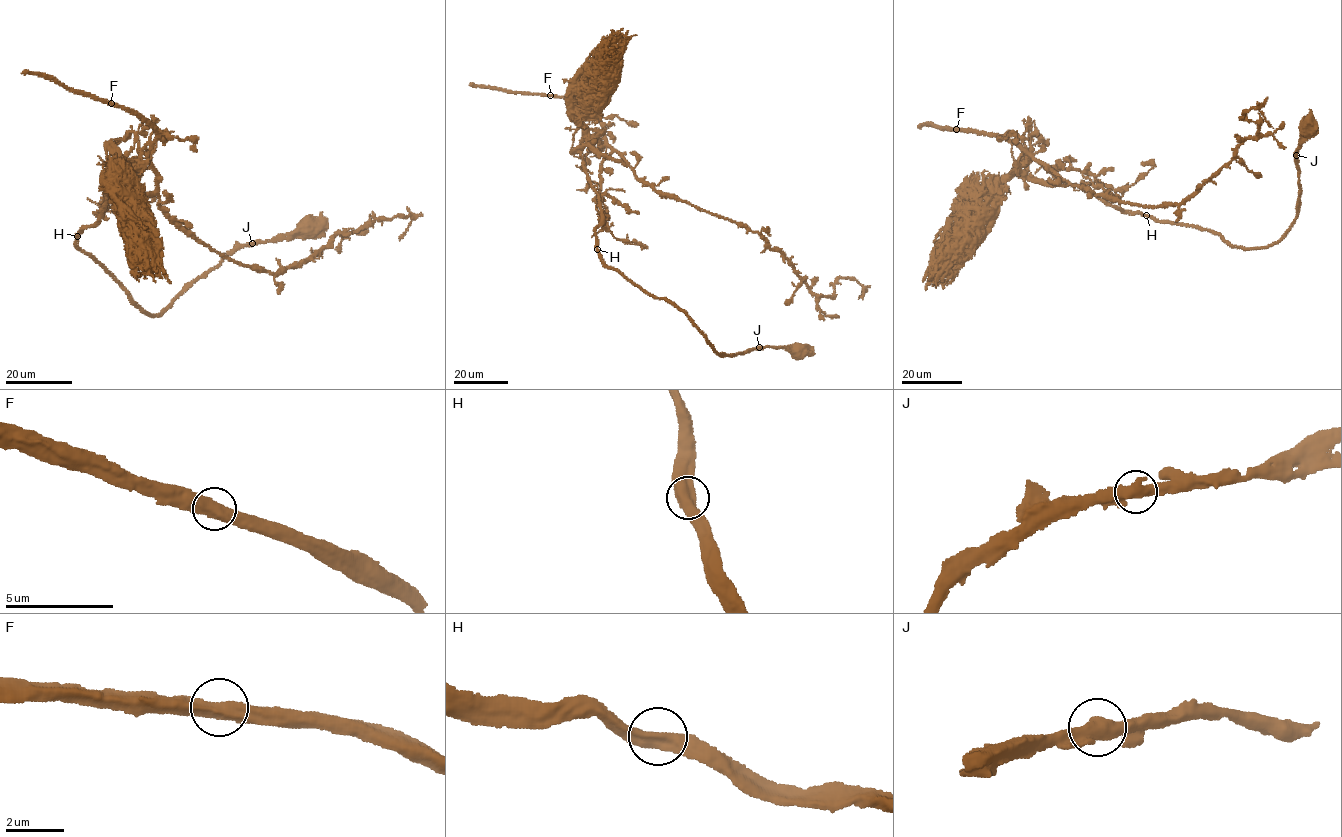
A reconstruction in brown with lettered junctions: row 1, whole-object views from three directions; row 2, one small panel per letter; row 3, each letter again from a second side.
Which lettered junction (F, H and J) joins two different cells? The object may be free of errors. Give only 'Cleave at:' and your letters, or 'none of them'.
Cleave at: none of them

